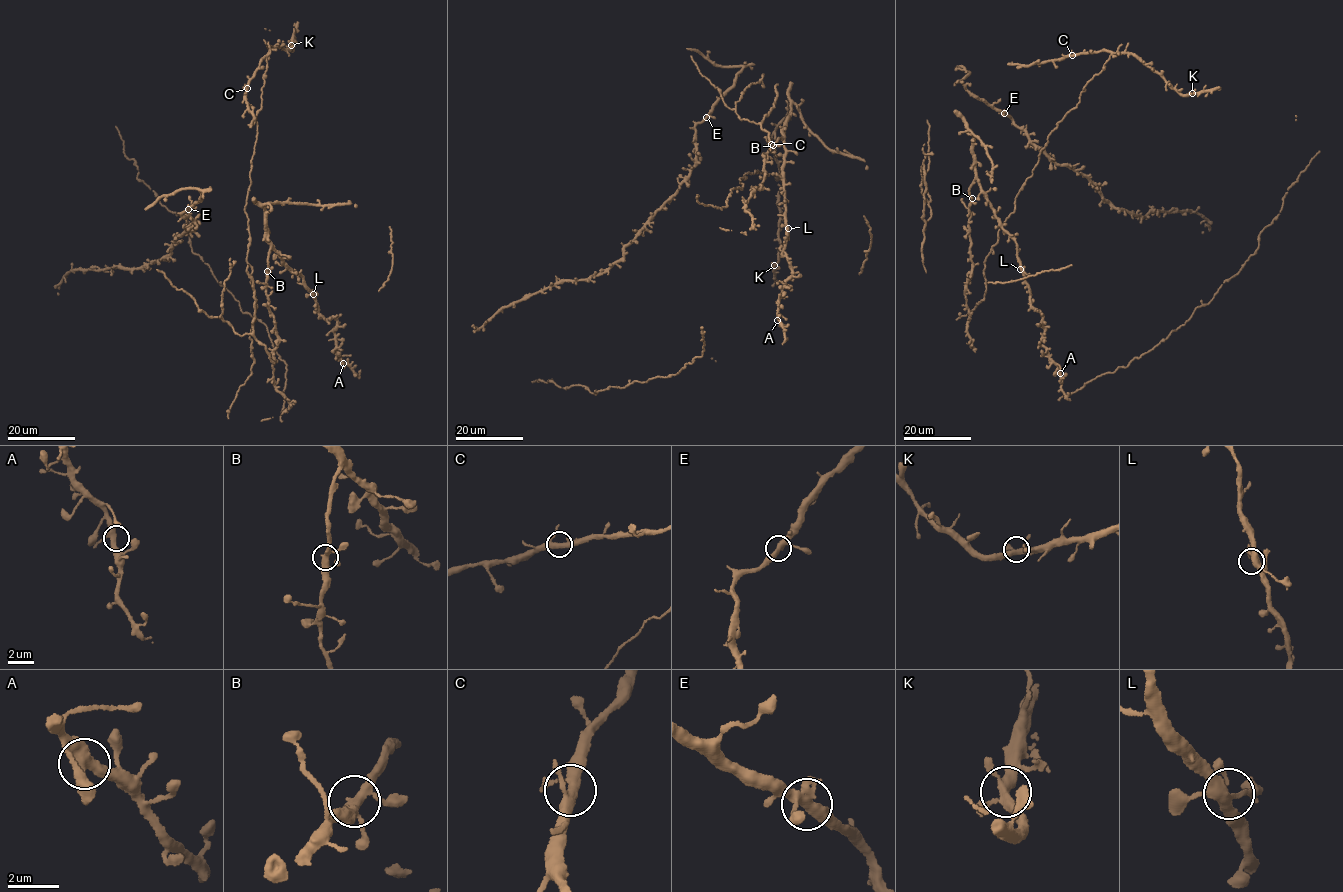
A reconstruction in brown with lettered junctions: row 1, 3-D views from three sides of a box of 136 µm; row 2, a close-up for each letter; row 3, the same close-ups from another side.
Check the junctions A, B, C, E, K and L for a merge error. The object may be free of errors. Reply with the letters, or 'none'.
none

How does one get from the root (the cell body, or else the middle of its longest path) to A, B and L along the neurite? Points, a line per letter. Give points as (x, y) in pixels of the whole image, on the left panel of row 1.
A: (270, 252), (270, 247), (285, 267), (303, 276), (320, 316), (336, 319), (335, 347), (343, 363)
B: (270, 252), (267, 271)
L: (270, 252), (270, 247), (278, 253), (285, 267), (303, 276), (304, 286), (313, 294)

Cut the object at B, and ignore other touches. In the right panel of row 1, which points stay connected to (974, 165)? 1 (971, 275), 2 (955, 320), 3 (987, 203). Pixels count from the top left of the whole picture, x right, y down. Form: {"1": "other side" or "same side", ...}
{"1": "other side", "2": "same side", "3": "same side"}

